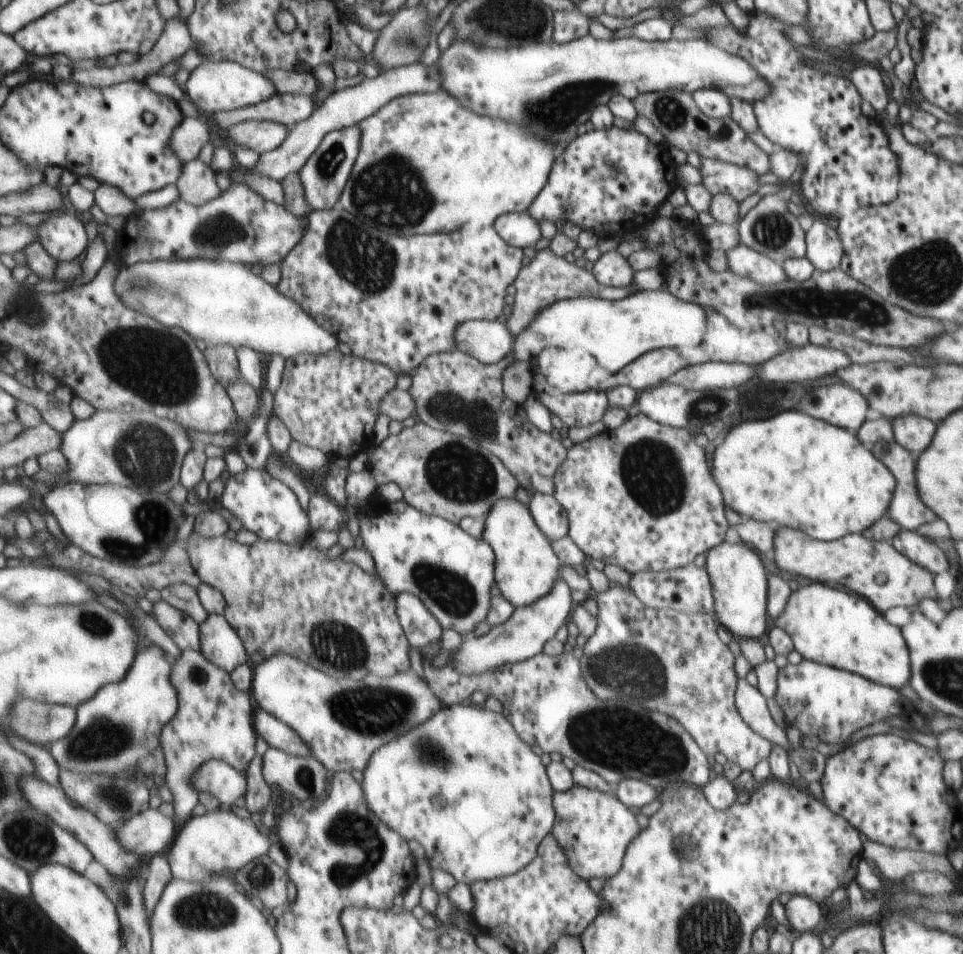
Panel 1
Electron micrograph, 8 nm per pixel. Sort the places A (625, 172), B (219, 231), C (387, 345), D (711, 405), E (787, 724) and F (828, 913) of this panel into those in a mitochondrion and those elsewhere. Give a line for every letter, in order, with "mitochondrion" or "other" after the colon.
A: other
B: mitochondrion
C: other
D: mitochondrion
E: other
F: other

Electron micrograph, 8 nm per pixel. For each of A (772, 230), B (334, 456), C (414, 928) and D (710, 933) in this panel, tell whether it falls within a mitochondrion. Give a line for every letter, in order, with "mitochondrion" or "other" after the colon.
A: mitochondrion
B: other
C: other
D: mitochondrion

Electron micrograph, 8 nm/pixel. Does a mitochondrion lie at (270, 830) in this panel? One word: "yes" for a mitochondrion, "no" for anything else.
no

